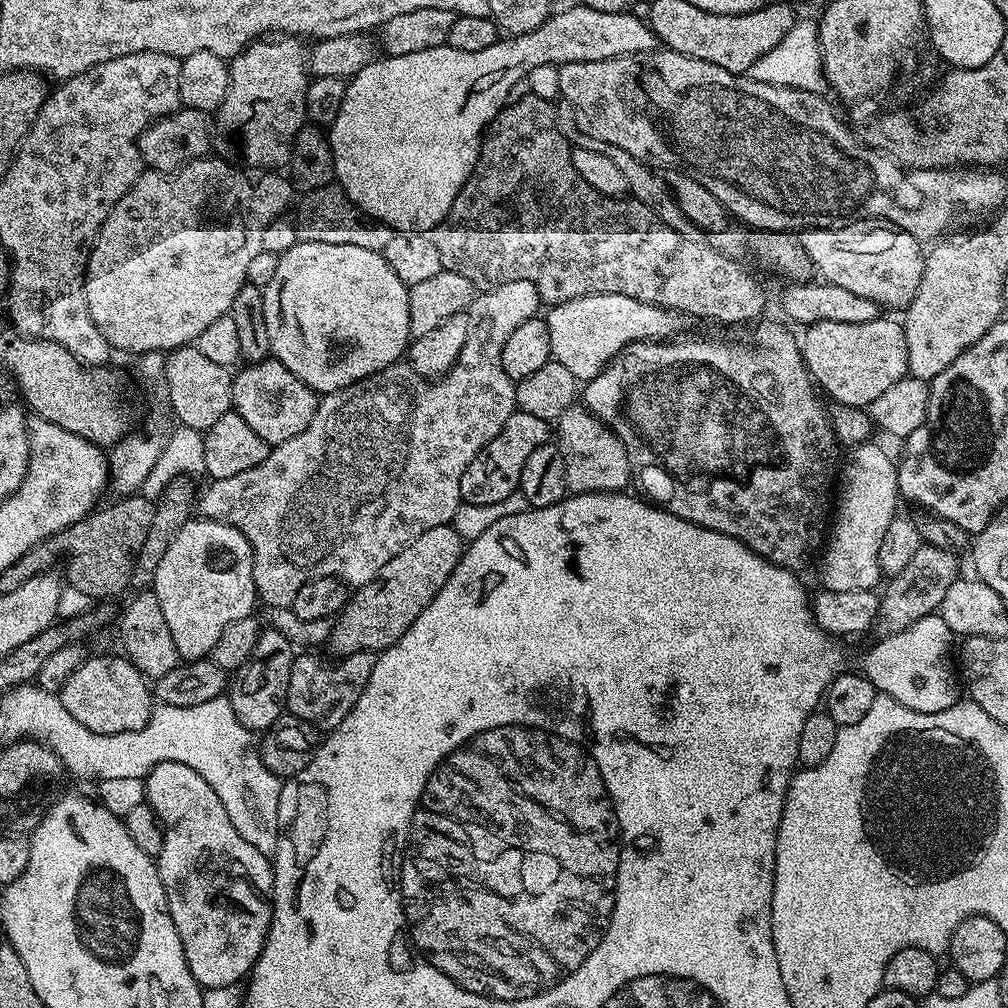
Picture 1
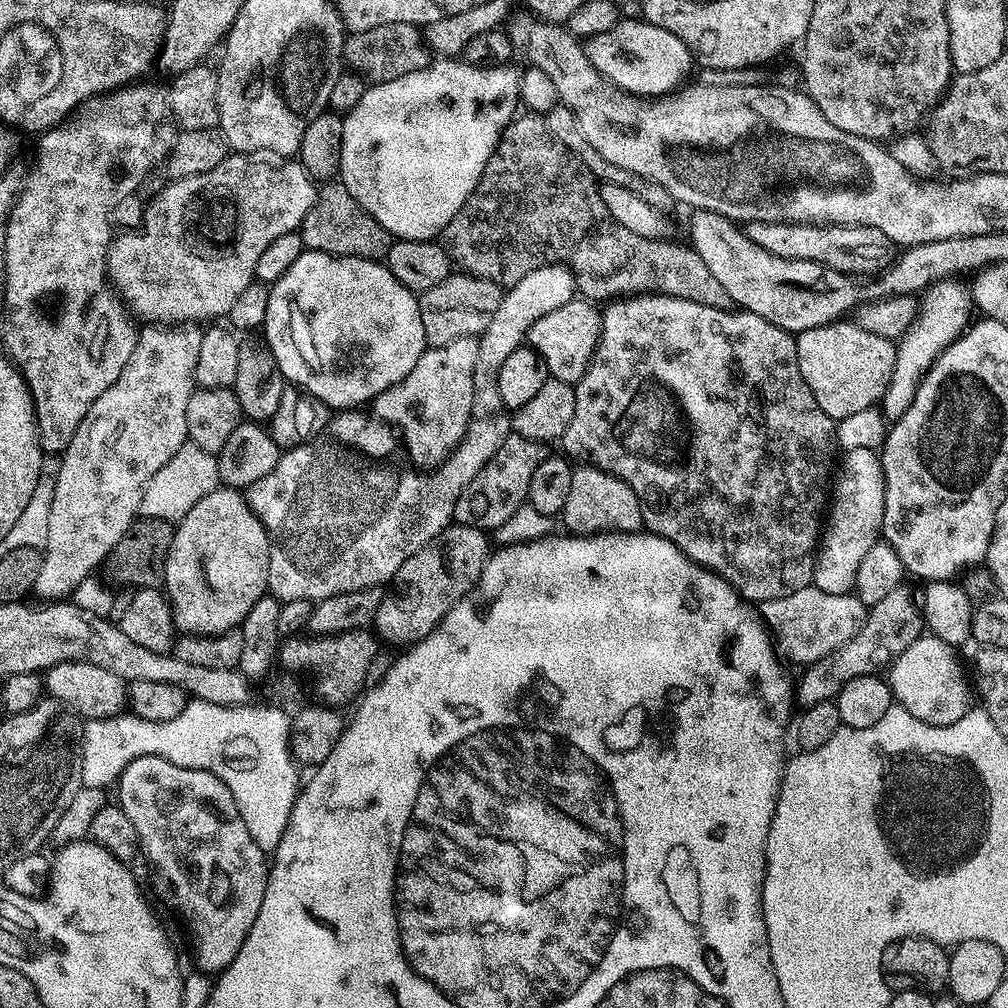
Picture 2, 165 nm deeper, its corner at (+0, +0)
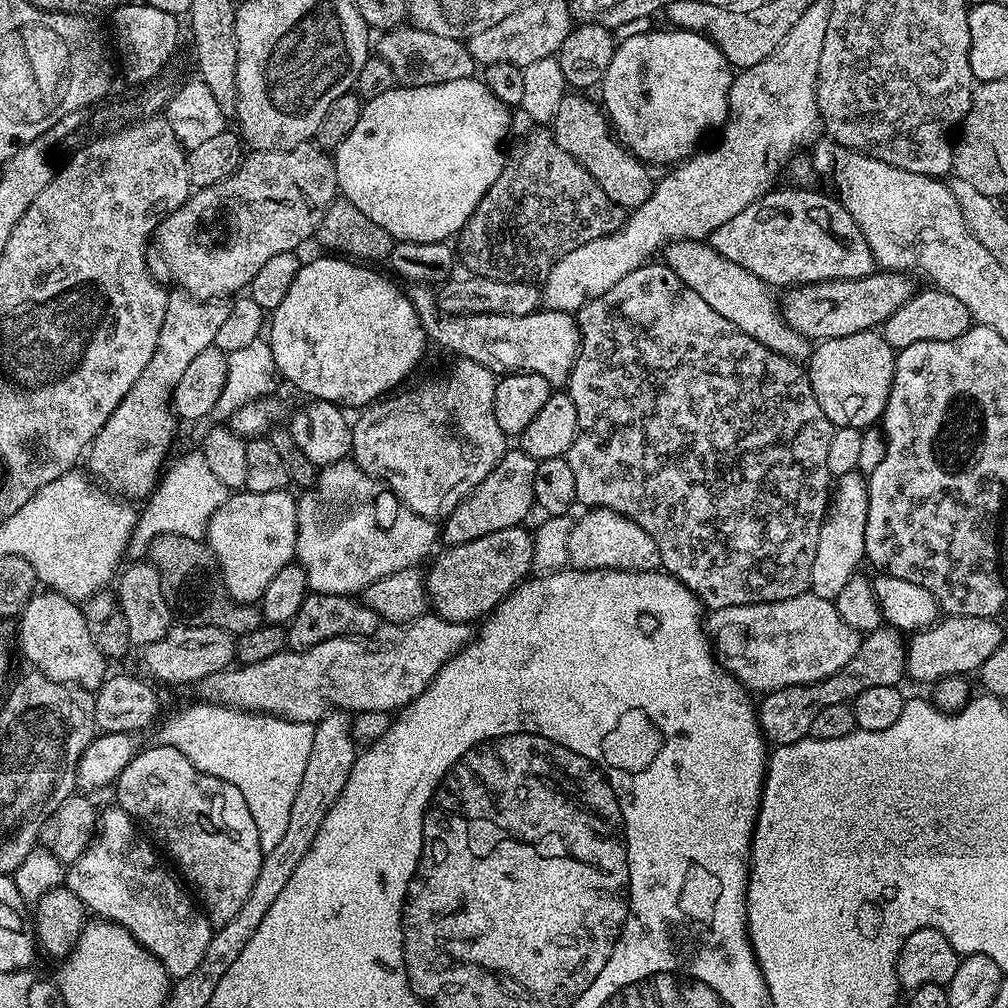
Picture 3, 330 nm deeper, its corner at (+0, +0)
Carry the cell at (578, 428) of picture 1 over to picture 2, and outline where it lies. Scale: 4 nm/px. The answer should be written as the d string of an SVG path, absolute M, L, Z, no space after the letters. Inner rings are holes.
M591 466L573 467L570 478L570 494L566 497L566 506L562 521L569 533L574 536L599 536L601 533L638 532L645 527L644 506L630 490L626 482Z

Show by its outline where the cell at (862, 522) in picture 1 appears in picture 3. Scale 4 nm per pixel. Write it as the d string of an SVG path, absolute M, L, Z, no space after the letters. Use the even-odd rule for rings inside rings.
M859 472L842 474L835 477L834 487L830 492L828 510L818 534L818 554L814 558L814 570L810 570L812 579L811 591L818 598L833 602L842 591L842 586L857 575L856 568L865 563L864 547L866 546L866 518L868 517L868 482Z

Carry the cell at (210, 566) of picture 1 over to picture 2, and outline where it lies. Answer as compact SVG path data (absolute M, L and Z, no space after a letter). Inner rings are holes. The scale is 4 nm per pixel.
M221 486L206 494L206 498L202 498L202 502L198 502L191 508L190 514L183 516L175 525L166 560L164 588L177 629L184 634L197 632L203 636L239 629L254 602L268 592L271 549L268 531L248 504L243 491Z

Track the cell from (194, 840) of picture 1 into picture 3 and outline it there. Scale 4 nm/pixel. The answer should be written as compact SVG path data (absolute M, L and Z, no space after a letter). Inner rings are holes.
M157 743L155 747L148 748L145 752L144 749L137 751L130 766L122 770L114 785L115 803L145 829L148 827L156 835L155 843L172 855L173 862L180 867L179 875L196 887L195 895L208 921L213 926L230 922L230 918L238 914L242 902L250 898L250 890L254 890L258 870L264 861L265 852L260 849L258 826L254 826L250 806L246 806L246 798L242 798L242 790L238 790L238 786L230 786L230 782L198 770L192 765L190 758L186 758L186 754L182 754L177 748L162 743Z

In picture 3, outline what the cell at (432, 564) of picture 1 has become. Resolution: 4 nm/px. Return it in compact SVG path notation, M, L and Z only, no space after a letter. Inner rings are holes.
M517 526L494 530L474 542L445 547L445 552L426 572L428 597L435 615L455 624L479 621L491 614L519 584L529 579L533 571L534 536L526 529Z

